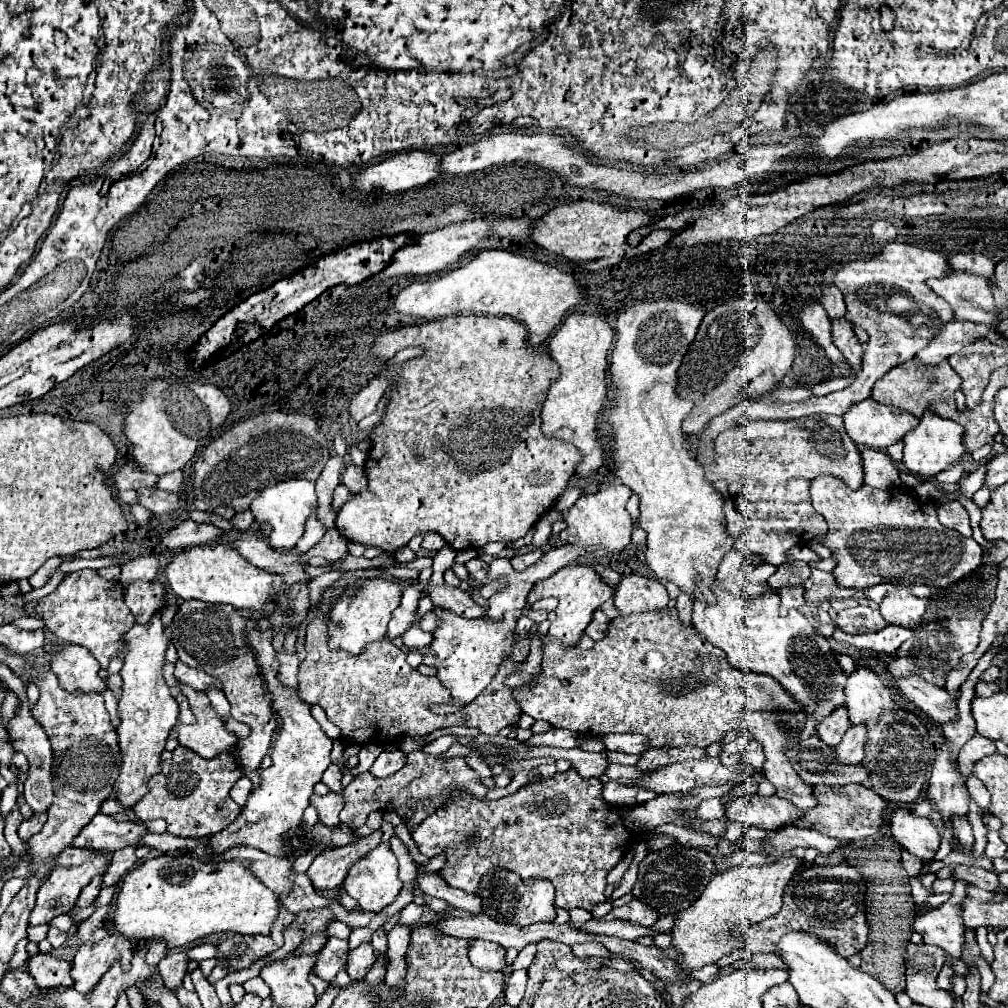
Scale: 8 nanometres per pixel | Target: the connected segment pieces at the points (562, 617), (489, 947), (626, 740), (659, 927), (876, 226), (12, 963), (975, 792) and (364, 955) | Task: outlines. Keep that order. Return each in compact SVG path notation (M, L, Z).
M571 564L571 566L561 568L553 576L549 576L545 580L539 580L531 588L531 592L527 596L527 604L533 604L533 602L537 602L541 598L547 598L547 596L559 598L559 604L557 604L557 620L551 622L551 628L549 628L547 634L553 636L553 638L557 638L563 648L571 648L571 646L577 646L579 644L579 638L585 632L585 628L589 626L589 622L593 618L593 612L603 602L607 602L613 596L613 592L615 590L609 588L607 584L603 584L601 578L599 578L599 574L591 566Z
M471 940L471 948L469 948L469 960L475 968L481 970L495 970L501 972L507 968L505 962L505 948L495 944L495 942L487 942L487 940Z
M605 734L599 736L607 750L611 752L625 752L625 754L643 754L647 750L651 750L651 746L647 746L647 738L643 738L643 734Z
M668 914L667 916L661 916L653 926L651 930L659 932L659 934L665 934L673 928L673 924L677 918L678 914Z
M877 220L871 226L871 238L877 244L887 244L897 238L897 228L889 220Z
M26 937L18 942L15 954L13 955L13 958L11 958L11 960L9 961L9 964L7 965L7 970L17 969L18 967L26 963L27 959L29 958L26 950L28 942L29 940Z
M975 776L967 778L967 790L969 790L969 794L973 796L973 800L977 802L979 808L987 810L987 808L991 806L991 796L989 796L987 788L985 788L985 786L975 778Z
M361 944L361 946L357 946L355 950L349 952L345 970L347 970L347 974L349 974L353 980L363 980L365 974L371 970L373 964L375 964L373 946L369 946L369 944Z

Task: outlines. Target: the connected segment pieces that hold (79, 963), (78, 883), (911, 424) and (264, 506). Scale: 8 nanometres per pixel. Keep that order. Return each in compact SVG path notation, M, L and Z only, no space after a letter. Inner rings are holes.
M109 934L109 936L105 936L103 940L95 942L95 944L83 944L77 950L77 956L75 956L73 968L71 968L71 978L75 980L75 986L73 988L77 992L83 992L83 994L91 992L95 988L95 984L99 982L99 978L113 966L115 960L125 962L131 956L133 956L133 942L127 936L123 936L123 934Z
M95 850L97 856L79 866L57 866L53 868L47 882L37 892L37 904L31 912L29 924L47 924L51 918L59 914L67 914L75 902L79 892L91 882L93 876L105 874L111 858L103 856L103 852Z
M867 398L855 404L845 416L845 430L855 444L885 450L903 440L905 434L915 430L919 418L897 406L885 406Z
M293 478L287 482L279 482L275 486L265 488L251 504L251 510L255 514L255 522L267 522L273 526L273 532L269 536L269 546L275 550L291 550L297 540L305 532L305 522L309 515L317 507L315 495L315 483L301 478Z

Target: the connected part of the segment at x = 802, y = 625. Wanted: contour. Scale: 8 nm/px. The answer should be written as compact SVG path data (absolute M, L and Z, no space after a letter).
M715 580L711 584L715 604L707 606L701 600L693 608L693 626L699 636L721 648L727 662L743 672L757 672L775 678L795 698L797 706L817 720L825 720L831 712L845 706L845 672L841 670L831 642L823 638L817 626L801 612L781 616L777 612L777 594L769 588L759 600L739 600Z

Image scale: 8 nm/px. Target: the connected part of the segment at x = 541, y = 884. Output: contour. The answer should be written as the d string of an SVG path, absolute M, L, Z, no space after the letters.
M495 870L481 880L479 898L483 900L483 910L489 918L497 922L515 924L519 928L535 924L535 922L553 922L555 920L555 906L553 906L553 886L549 880L527 880L523 882L517 874Z

